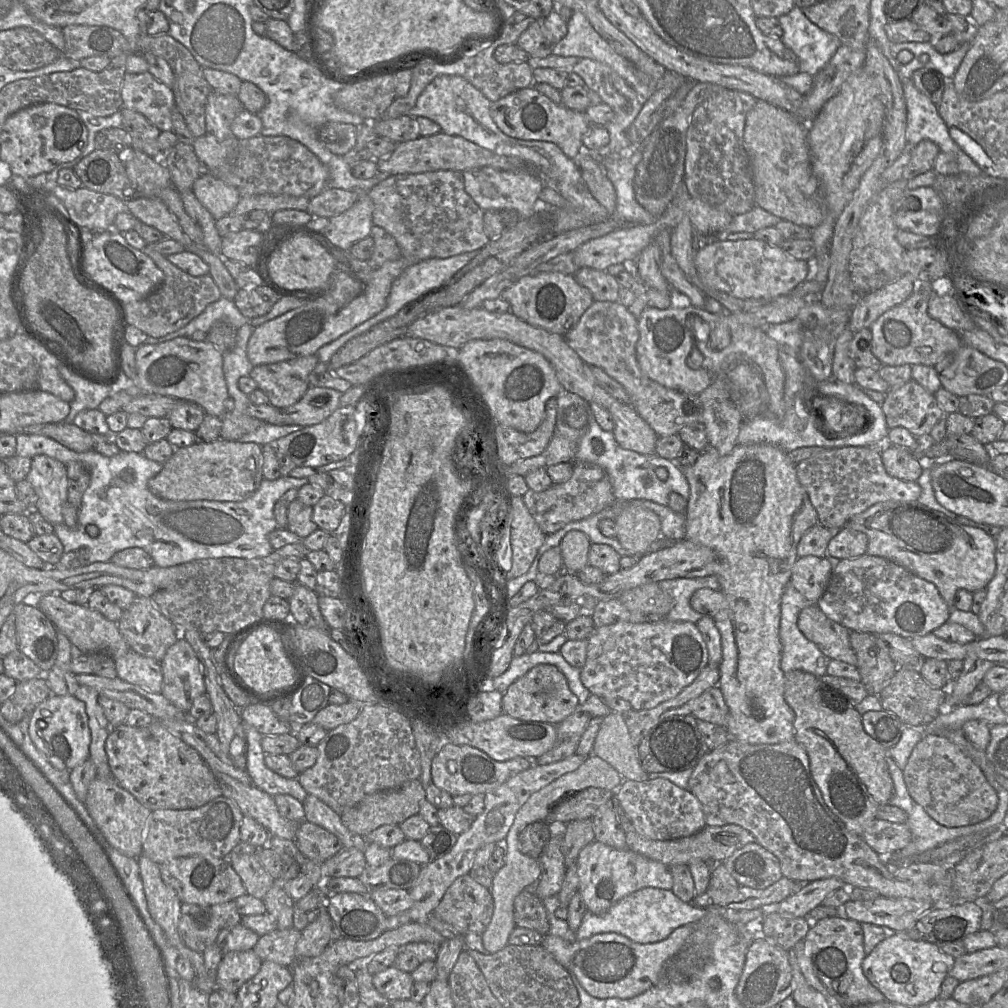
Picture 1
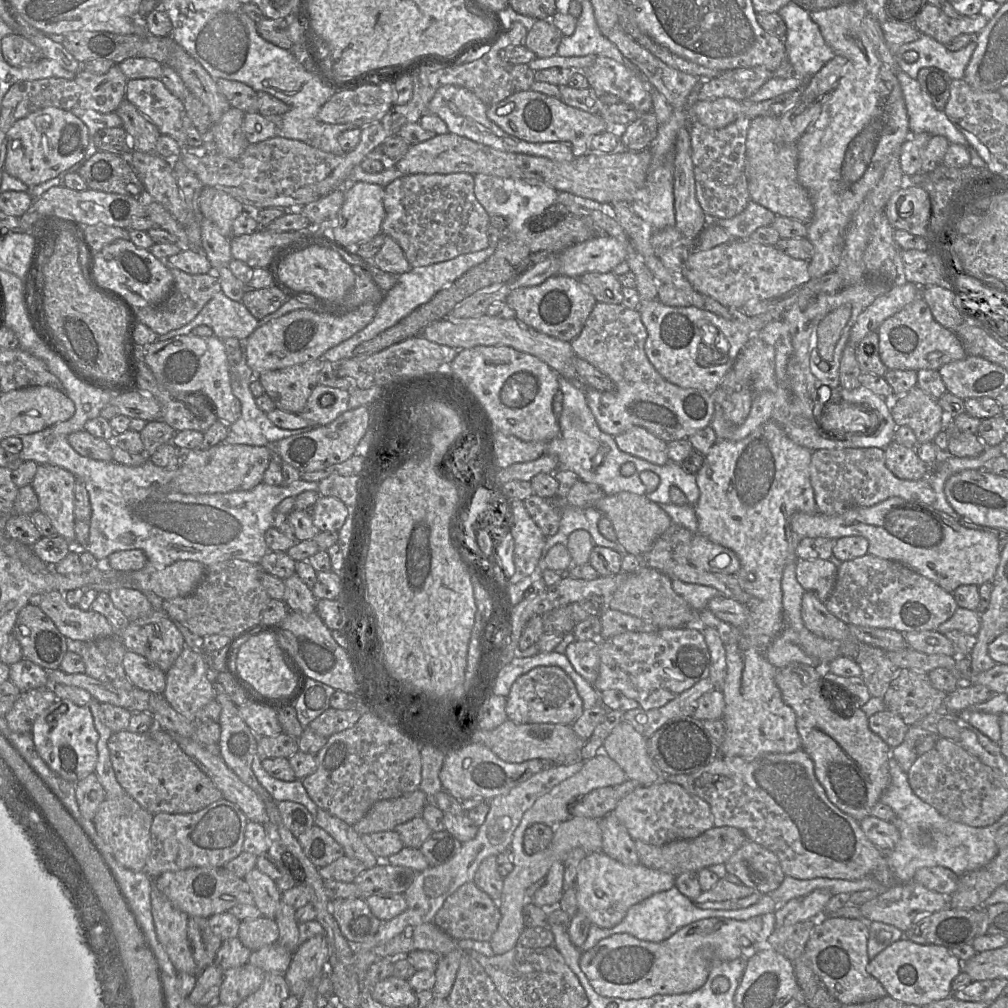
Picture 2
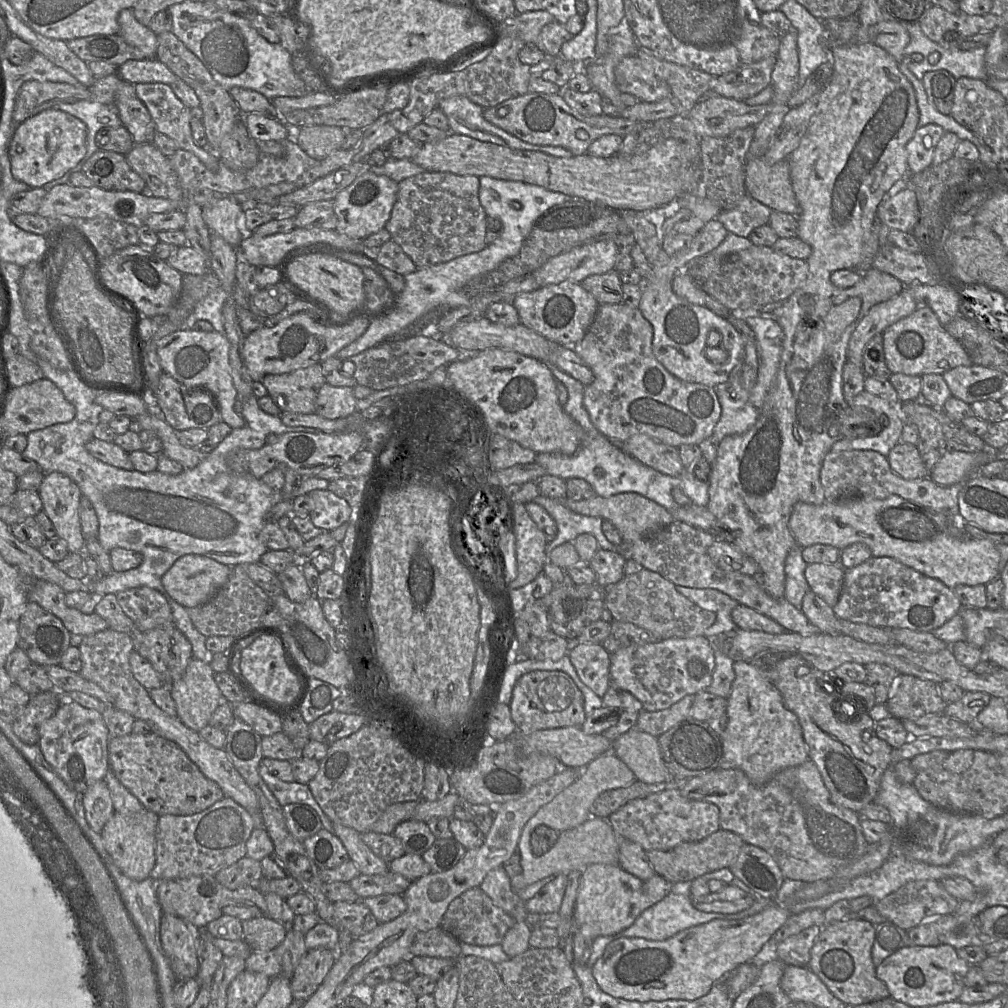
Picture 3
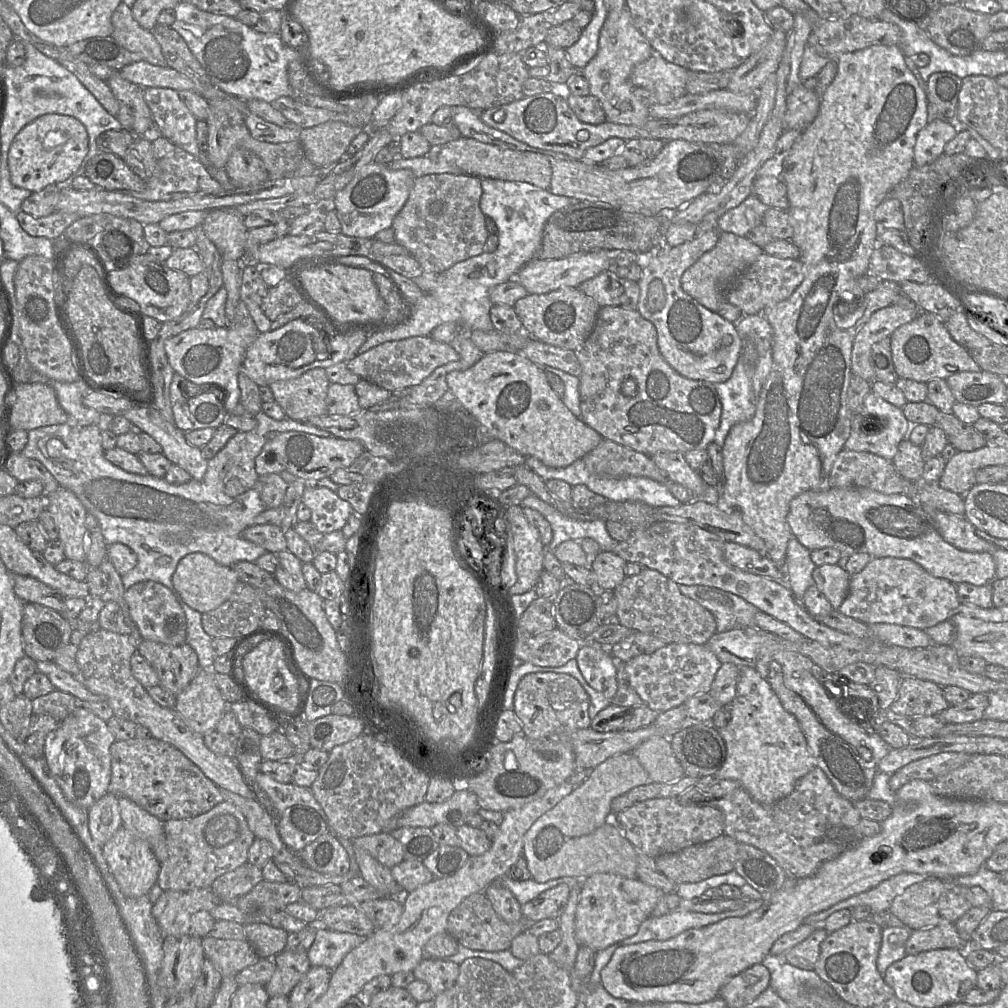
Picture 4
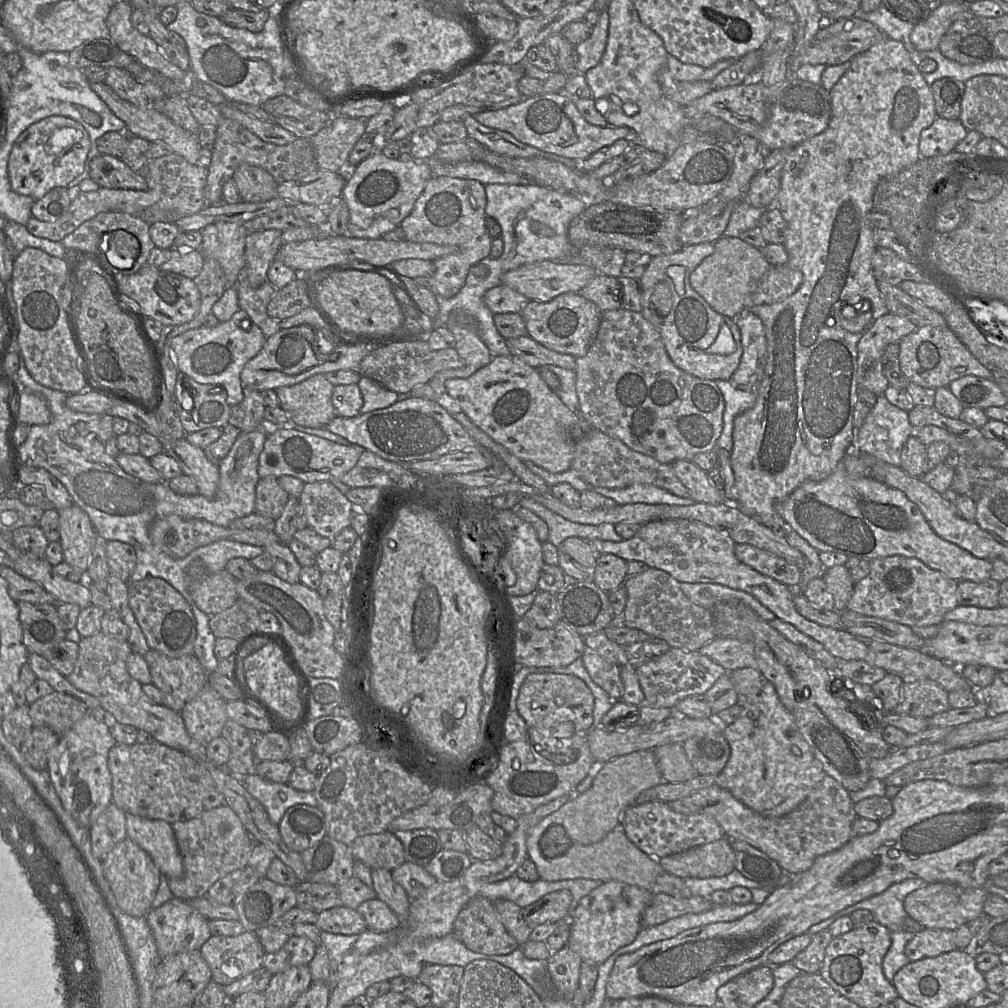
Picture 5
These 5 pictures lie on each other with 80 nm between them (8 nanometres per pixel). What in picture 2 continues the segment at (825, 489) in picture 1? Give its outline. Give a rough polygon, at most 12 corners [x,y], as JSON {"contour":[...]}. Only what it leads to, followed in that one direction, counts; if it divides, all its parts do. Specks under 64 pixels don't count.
{"contour":[[880,448],[813,451],[809,475],[828,516],[890,497],[933,505],[926,478],[887,468]]}

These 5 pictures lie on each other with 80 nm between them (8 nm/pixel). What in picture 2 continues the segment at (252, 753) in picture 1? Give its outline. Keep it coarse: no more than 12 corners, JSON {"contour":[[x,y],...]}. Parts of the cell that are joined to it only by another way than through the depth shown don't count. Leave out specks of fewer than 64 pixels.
{"contour":[[259,753],[252,770],[275,802],[304,805],[314,817],[319,807],[301,780],[286,782],[272,777]]}

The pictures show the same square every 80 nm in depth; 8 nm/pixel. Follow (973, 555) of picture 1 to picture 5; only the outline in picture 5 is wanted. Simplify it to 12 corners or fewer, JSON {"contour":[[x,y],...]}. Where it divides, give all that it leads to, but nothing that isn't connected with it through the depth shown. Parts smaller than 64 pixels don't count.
{"contour":[[839,465],[778,505],[819,552],[917,558],[955,581],[993,563]]}

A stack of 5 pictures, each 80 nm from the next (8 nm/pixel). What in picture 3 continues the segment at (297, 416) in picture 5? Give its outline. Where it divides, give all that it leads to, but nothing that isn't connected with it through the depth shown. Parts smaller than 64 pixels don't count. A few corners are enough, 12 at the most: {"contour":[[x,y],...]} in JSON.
{"contour":[[316,363],[262,383],[282,412],[312,414],[326,381]]}

